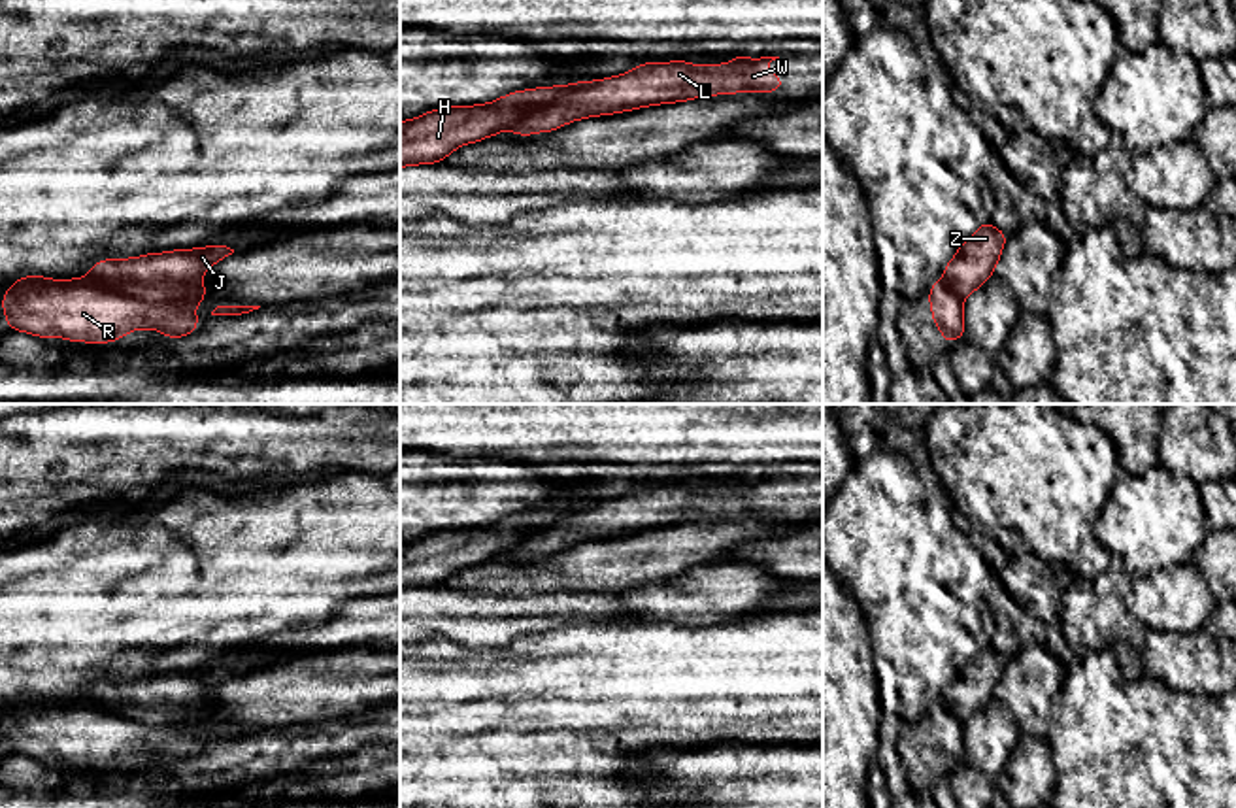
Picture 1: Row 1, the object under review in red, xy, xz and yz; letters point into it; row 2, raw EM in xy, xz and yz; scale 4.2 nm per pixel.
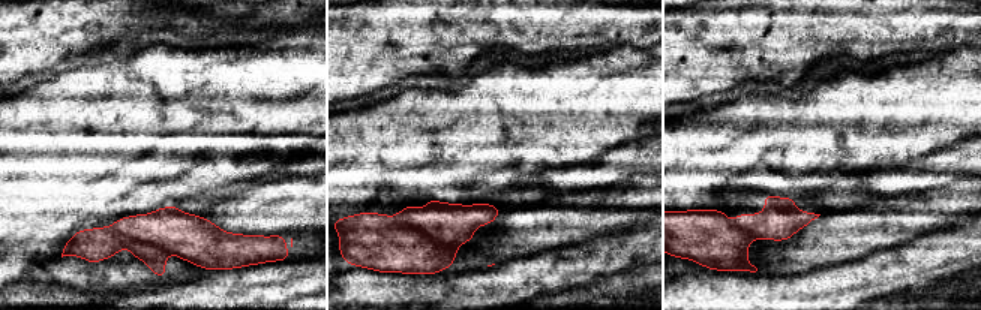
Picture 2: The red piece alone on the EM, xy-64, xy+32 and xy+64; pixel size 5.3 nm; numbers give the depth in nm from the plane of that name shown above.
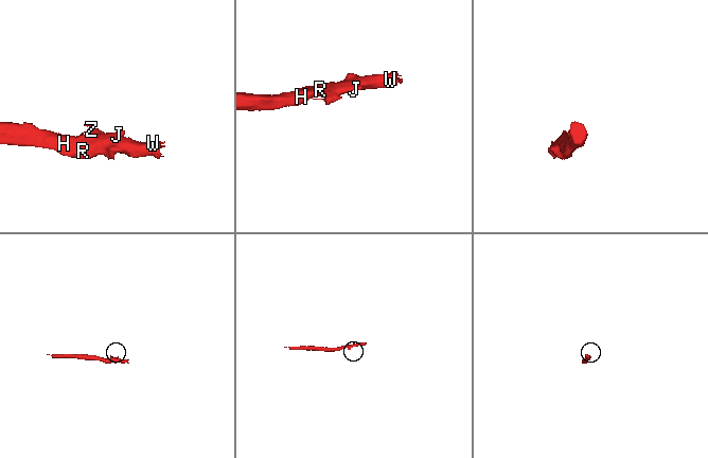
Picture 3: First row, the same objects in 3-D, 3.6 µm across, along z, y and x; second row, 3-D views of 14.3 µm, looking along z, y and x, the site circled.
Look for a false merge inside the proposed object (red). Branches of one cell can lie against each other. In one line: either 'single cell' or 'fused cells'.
fused cells

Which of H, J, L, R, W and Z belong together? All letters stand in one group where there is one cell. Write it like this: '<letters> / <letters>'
H R / J L W Z

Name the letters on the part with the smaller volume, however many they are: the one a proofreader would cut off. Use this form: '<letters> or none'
J, L, W, Z

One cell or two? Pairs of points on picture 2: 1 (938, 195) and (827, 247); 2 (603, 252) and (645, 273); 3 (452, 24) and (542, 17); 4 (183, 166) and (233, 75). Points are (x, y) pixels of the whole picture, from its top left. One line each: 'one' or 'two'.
1: one
2: two
3: one
4: one

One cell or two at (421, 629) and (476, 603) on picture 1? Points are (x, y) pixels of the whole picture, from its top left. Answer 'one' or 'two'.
one

